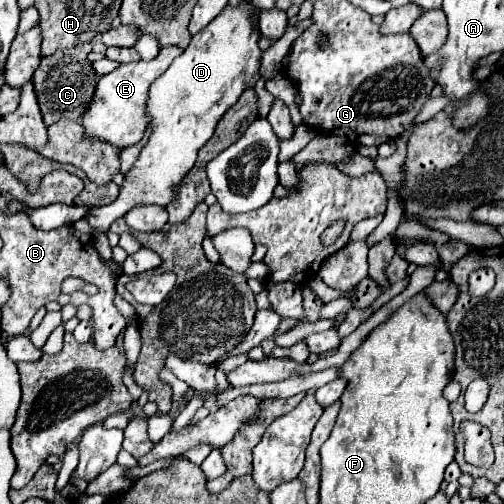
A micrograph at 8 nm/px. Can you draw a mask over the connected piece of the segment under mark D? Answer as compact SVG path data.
M242 1L238 9L226 7L208 29L192 35L190 45L172 61L168 71L158 77L148 91L146 115L150 135L136 163L124 175L120 195L114 203L92 209L85 218L102 233L114 220L124 217L140 205L166 207L176 199L176 189L194 167L200 147L214 135L222 115L238 101L244 89L260 79L262 51L258 47L258 29L252 27L252 5Z

